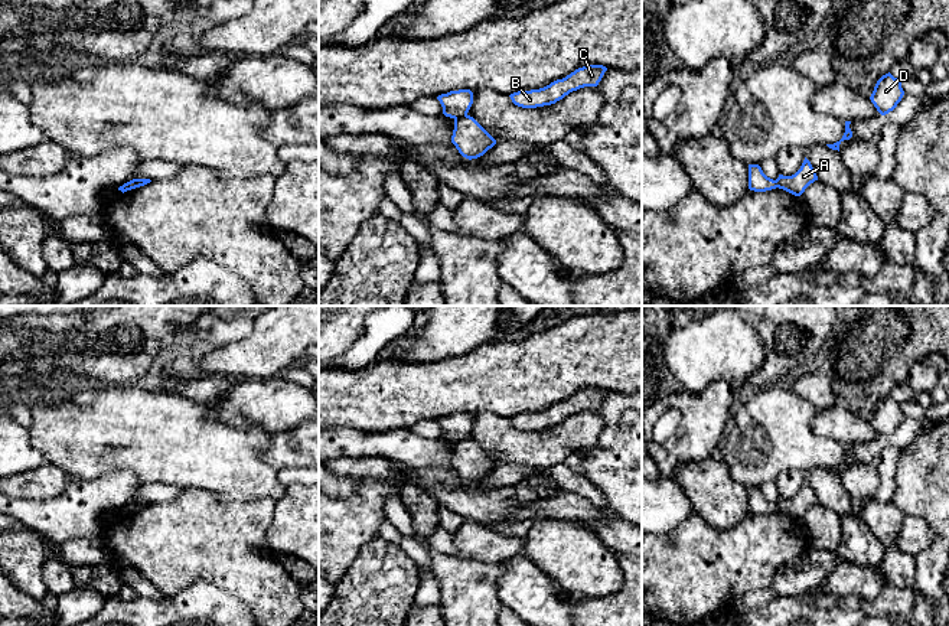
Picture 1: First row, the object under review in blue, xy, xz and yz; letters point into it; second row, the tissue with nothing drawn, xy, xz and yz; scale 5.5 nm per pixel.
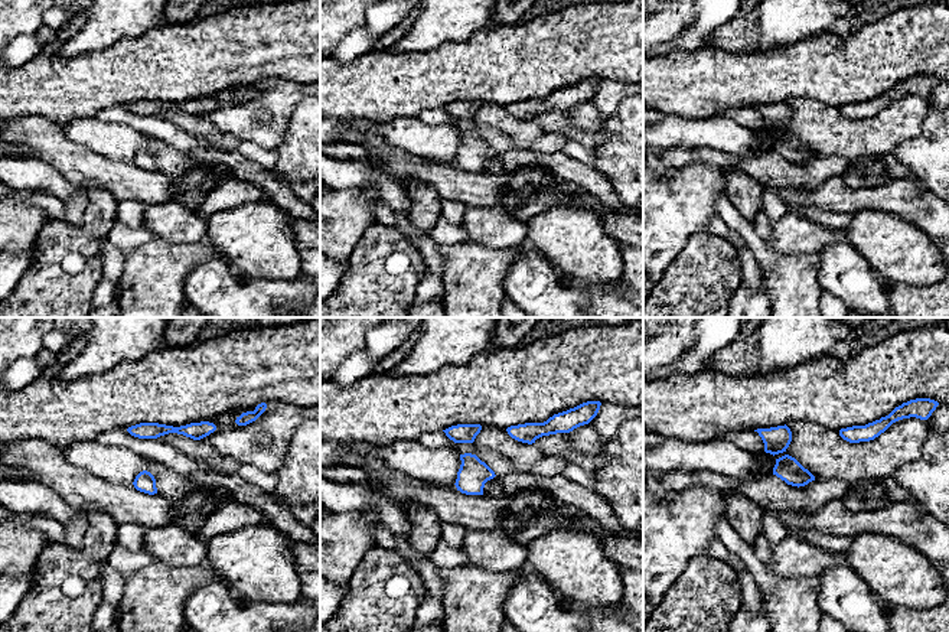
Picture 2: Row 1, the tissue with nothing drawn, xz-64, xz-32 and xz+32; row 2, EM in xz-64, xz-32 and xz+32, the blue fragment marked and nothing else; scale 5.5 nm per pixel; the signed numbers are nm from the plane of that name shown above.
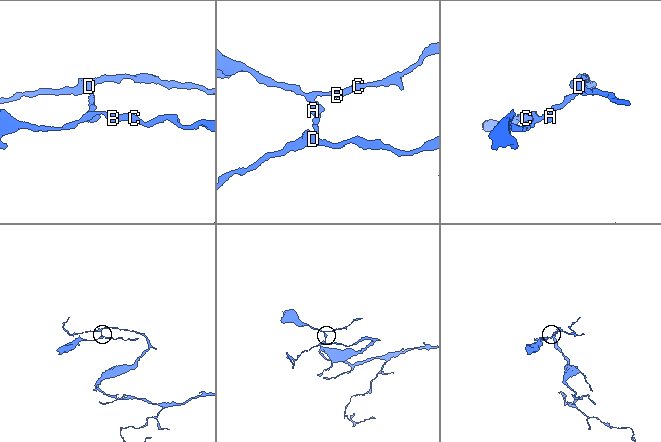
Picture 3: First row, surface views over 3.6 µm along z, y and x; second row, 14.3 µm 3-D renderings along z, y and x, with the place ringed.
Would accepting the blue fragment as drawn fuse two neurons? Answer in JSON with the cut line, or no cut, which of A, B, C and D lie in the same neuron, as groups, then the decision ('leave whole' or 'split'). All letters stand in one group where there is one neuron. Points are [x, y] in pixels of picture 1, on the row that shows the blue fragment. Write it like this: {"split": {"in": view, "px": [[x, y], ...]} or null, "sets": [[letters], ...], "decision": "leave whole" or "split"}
{"split": {"in": "xz", "px": [[466, 114], [455, 120]]}, "sets": [["A", "D"], ["B", "C"]], "decision": "split"}

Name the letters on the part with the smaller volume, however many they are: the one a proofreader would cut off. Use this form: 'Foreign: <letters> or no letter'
Foreign: B, C

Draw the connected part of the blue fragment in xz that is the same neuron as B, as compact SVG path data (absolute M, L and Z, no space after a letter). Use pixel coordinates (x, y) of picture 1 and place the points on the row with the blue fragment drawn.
M586 65L575 69L565 78L557 79L544 88L518 91L511 94L509 97L515 105L522 108L551 105L562 100L573 91L584 87L597 87L606 71L607 68L603 65Z

